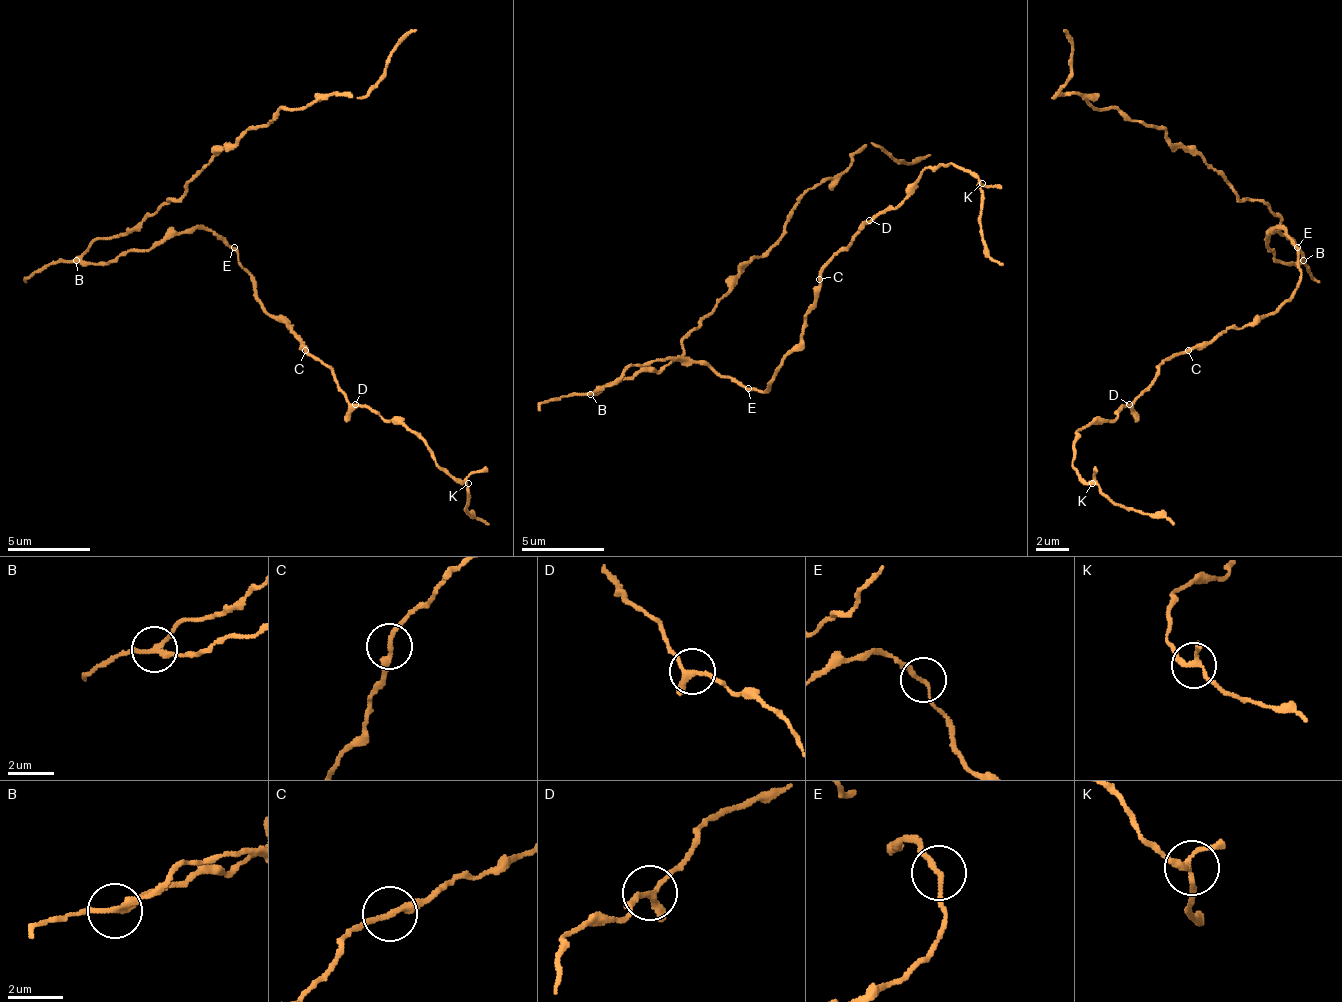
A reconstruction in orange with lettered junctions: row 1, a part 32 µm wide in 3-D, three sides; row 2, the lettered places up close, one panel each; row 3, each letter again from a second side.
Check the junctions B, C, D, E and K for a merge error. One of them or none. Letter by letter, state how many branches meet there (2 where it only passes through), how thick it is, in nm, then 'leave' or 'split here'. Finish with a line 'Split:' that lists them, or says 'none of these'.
B: 3 branches meet; 200 nm thick; split here
C: 2 branches meet; 240 nm thick; leave
D: 3 branches meet; 200 nm thick; leave
E: 2 branches meet; 170 nm thick; leave
K: 3 branches meet; 200 nm thick; leave
Split: B

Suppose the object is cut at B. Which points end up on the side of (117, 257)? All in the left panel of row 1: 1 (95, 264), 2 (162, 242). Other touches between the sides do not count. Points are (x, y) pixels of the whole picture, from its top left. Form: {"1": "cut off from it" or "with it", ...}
{"1": "with it", "2": "with it"}

